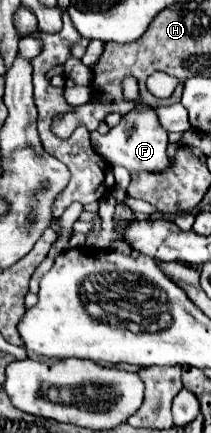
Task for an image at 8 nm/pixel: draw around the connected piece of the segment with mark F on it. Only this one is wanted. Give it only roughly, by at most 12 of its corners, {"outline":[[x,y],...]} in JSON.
{"outline":[[128,112],[92,146],[110,166],[166,172],[168,132]]}

